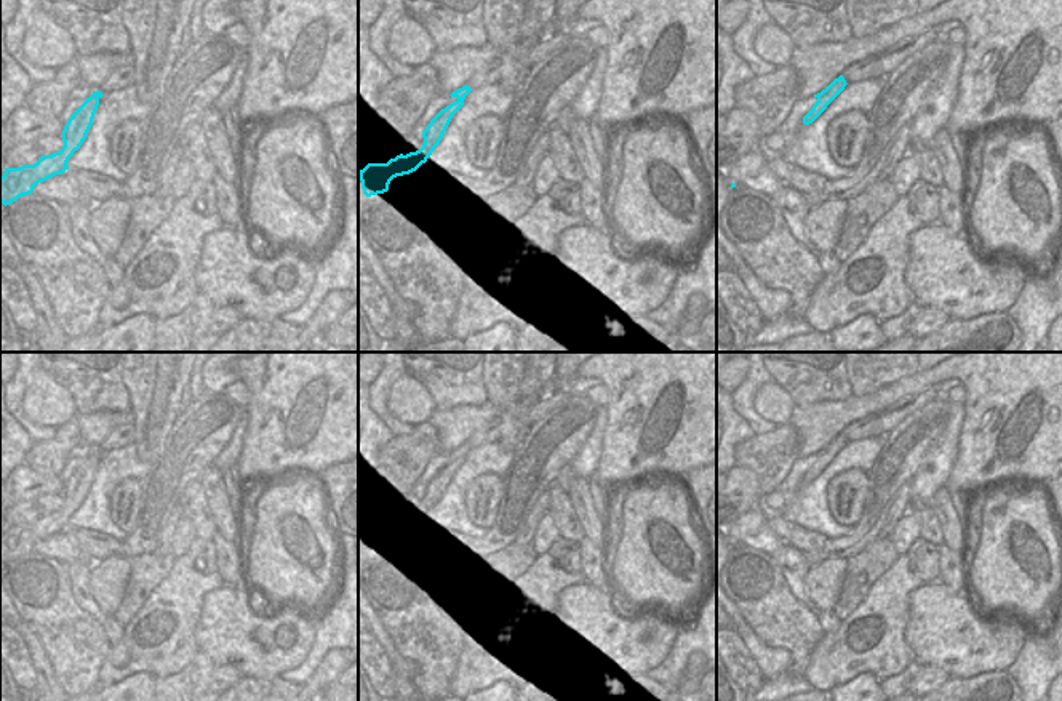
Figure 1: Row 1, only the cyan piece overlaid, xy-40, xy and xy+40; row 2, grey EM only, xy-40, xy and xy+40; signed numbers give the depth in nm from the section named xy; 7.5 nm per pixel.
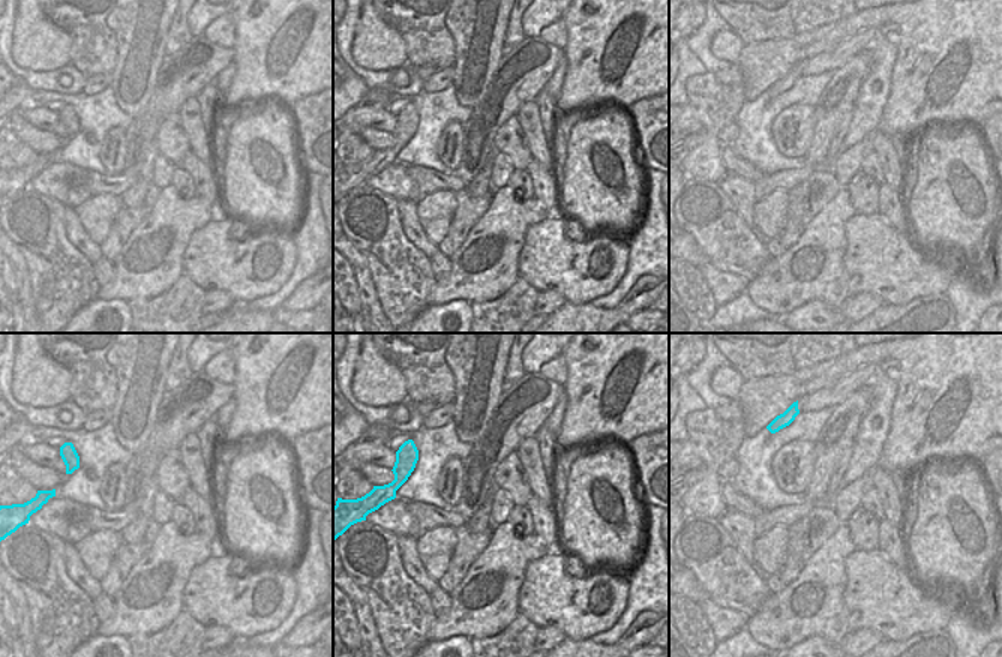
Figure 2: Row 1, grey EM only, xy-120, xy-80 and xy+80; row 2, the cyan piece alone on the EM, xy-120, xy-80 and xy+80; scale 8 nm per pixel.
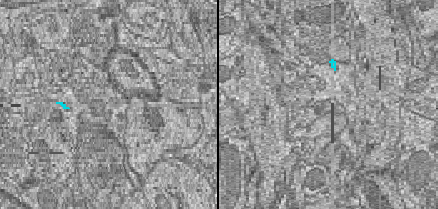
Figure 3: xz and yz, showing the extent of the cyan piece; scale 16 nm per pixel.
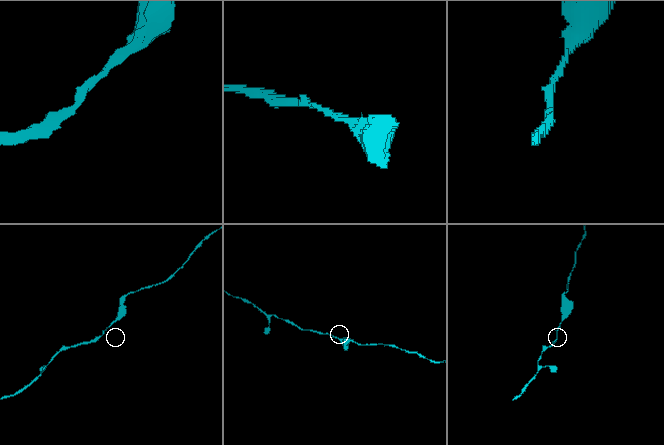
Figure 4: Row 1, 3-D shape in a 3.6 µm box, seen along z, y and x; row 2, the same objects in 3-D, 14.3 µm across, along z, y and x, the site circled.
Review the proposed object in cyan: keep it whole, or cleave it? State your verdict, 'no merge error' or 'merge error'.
no merge error

